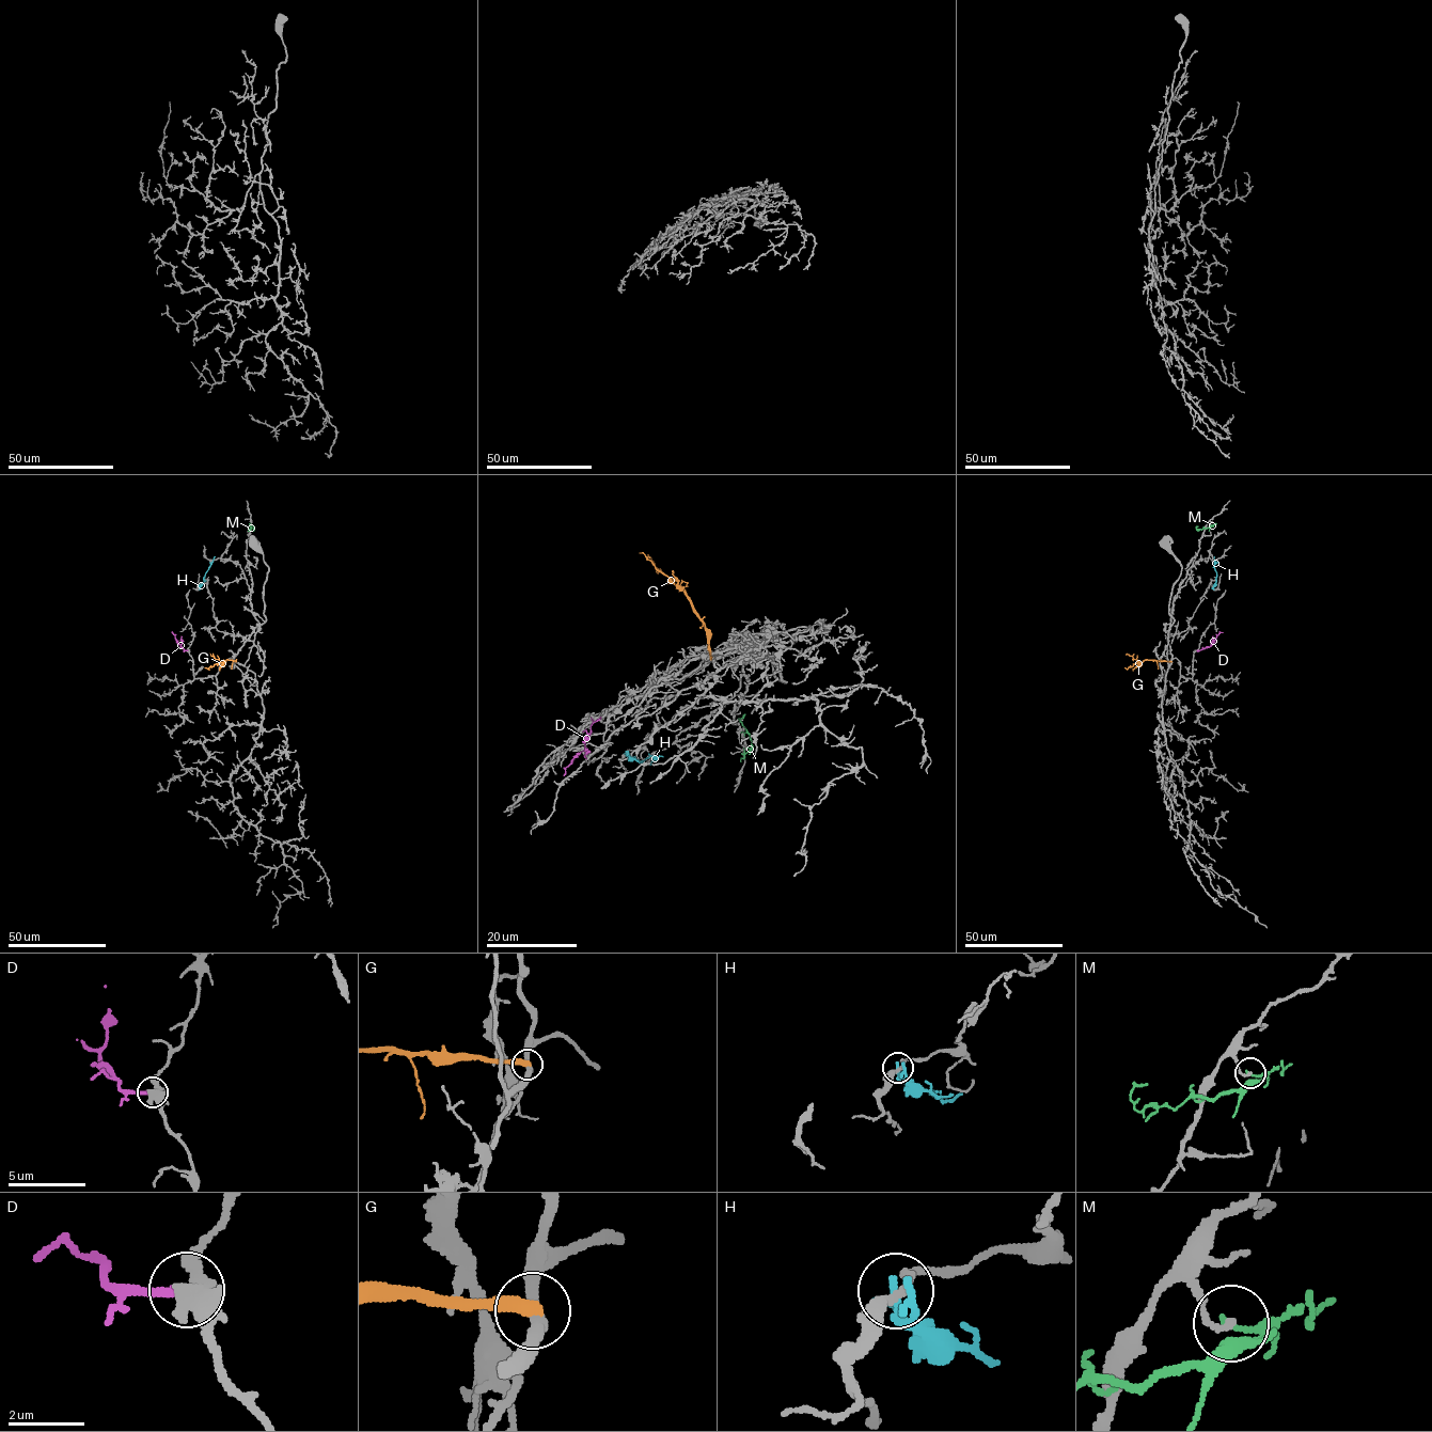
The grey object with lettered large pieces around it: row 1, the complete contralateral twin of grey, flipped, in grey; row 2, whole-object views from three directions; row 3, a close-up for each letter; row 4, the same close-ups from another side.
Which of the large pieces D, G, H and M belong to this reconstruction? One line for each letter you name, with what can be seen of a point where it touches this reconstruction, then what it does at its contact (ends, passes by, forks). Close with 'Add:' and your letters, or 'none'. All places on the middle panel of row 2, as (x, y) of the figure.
D: Touches grey at (600, 718). It ends there
Add: D

